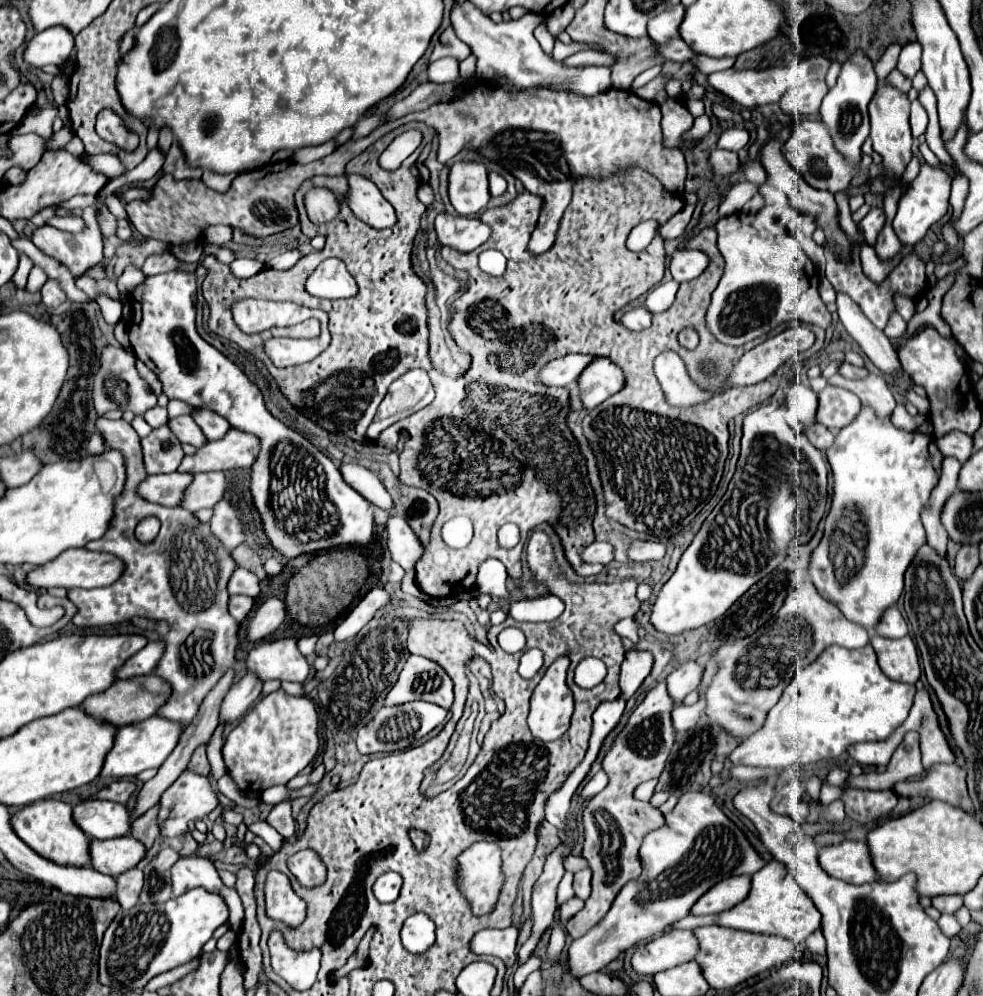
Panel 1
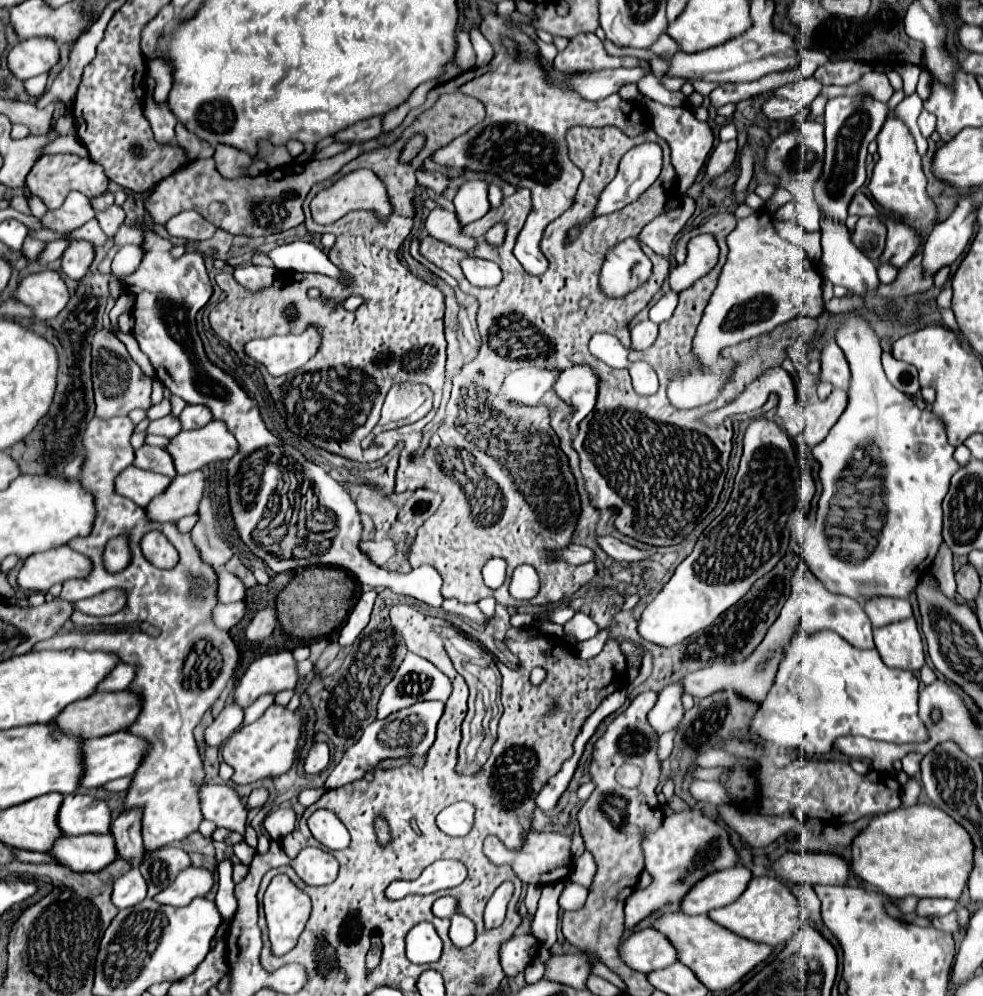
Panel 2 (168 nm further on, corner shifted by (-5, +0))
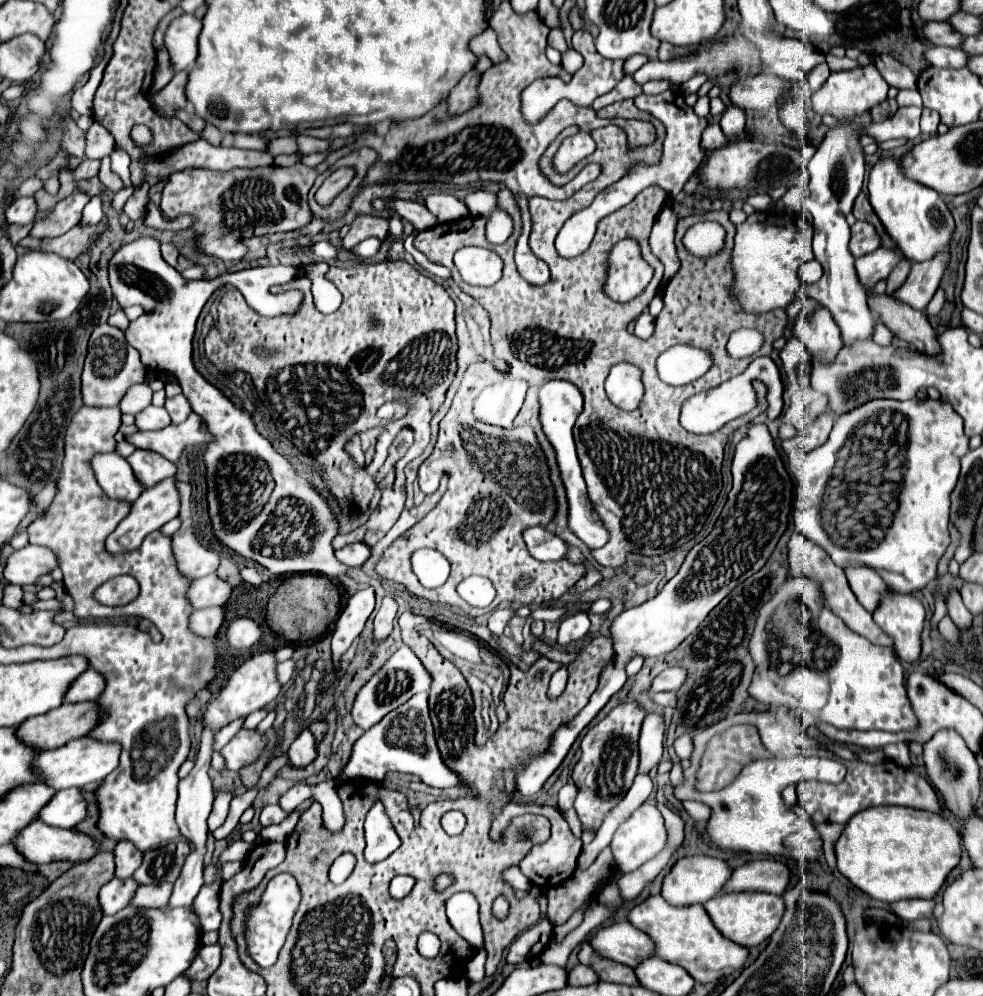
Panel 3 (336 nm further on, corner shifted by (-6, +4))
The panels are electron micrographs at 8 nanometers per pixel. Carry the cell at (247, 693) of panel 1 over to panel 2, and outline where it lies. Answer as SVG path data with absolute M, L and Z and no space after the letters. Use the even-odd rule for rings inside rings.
M234 700L224 706L224 710L218 714L218 718L212 722L212 726L206 728L206 746L220 746L224 744L232 732L240 728L244 720L244 708L236 704Z

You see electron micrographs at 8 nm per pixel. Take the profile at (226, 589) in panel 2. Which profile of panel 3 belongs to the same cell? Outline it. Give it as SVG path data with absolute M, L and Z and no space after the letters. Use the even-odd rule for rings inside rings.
M215 574L191 582L187 590L187 600L195 610L209 606L223 606L229 600L229 596L231 596L231 586Z

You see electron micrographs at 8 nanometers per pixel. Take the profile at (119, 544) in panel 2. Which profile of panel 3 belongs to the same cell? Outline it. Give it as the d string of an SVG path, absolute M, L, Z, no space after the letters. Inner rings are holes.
M167 478L167 480L159 482L159 484L155 484L153 488L147 488L135 502L131 502L129 514L109 534L109 538L107 538L107 550L111 554L137 550L147 534L159 530L163 524L167 524L169 520L173 520L177 514L179 514L179 492L175 488L175 478Z

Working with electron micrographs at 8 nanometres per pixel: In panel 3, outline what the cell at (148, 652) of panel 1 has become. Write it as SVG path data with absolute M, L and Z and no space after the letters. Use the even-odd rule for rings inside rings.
M89 668L69 684L67 692L63 694L63 704L77 704L77 702L95 700L103 692L103 688L105 688L103 676L99 676L99 672Z

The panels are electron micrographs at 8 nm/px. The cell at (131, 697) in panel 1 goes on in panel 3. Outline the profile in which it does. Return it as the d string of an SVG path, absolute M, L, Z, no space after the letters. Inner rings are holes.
M95 702L61 704L43 716L33 716L17 726L15 736L29 748L53 750L69 740L85 736L97 722L99 712Z

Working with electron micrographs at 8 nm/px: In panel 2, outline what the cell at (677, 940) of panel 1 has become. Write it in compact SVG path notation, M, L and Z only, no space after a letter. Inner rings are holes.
M654 928L632 932L622 942L620 952L630 968L644 974L668 968L670 964L678 962L676 946Z

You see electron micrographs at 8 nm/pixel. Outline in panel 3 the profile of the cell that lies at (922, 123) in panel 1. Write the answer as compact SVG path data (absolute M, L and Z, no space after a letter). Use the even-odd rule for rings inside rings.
M923 108L923 114L921 114L921 132L923 134L935 134L937 126L939 126L939 114L935 110Z

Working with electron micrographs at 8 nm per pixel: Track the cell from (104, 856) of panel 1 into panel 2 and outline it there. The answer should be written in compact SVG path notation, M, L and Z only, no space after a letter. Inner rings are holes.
M112 834L94 836L64 836L50 852L74 872L100 872L118 858L116 840Z

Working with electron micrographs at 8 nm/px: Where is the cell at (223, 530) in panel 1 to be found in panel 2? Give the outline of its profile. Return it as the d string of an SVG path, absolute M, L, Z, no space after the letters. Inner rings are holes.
M202 498L198 514L200 520L190 530L192 540L194 544L198 544L198 550L202 552L202 558L208 560L208 564L212 564L214 568L222 568L232 558L232 548L222 536L218 536L218 526L216 526L218 520L210 498Z

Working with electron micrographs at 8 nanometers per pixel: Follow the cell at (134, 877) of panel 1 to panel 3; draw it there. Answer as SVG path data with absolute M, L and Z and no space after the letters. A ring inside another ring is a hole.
M113 878L111 882L107 882L99 890L99 906L101 906L101 912L105 916L113 916L119 910L123 910L129 904L135 888L137 888L137 884L135 884L133 878L129 878L129 880Z

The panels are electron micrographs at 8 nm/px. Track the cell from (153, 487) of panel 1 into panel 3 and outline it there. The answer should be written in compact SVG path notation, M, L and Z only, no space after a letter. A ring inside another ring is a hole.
M115 452L97 454L91 458L89 464L93 468L93 474L95 474L99 486L103 488L103 492L109 498L133 502L143 492L141 484L137 484L135 476L133 476L131 466L119 454L115 454Z

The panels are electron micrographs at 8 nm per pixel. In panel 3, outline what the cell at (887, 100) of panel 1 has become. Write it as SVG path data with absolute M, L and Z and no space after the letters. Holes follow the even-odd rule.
M893 156L879 160L873 166L867 188L875 214L879 216L881 224L885 226L897 248L905 254L905 258L913 262L925 262L949 248L955 232L955 220L951 210L937 192L931 192L931 188L923 188L921 184L911 184L911 180L903 180L903 172L899 172Z

